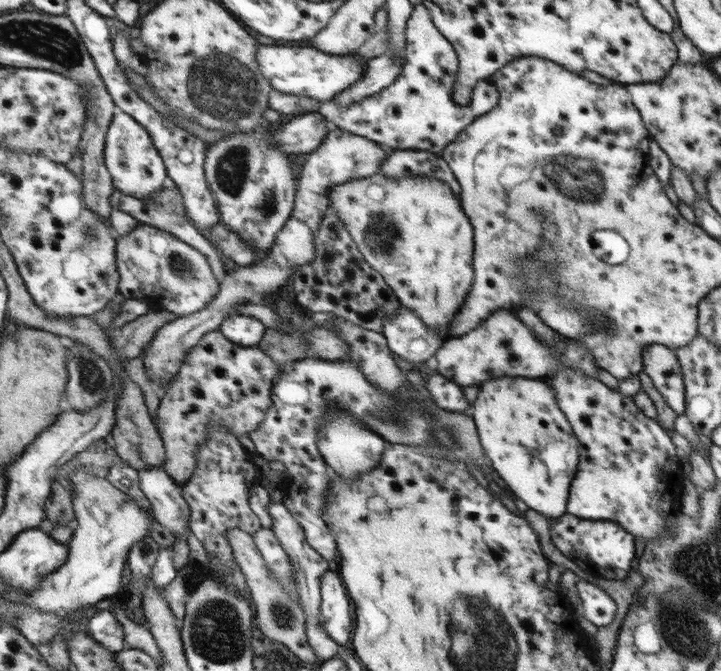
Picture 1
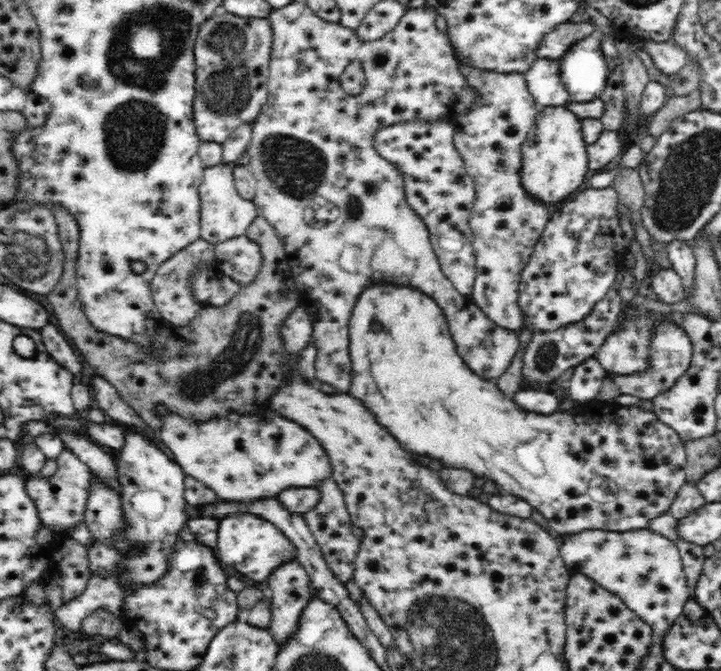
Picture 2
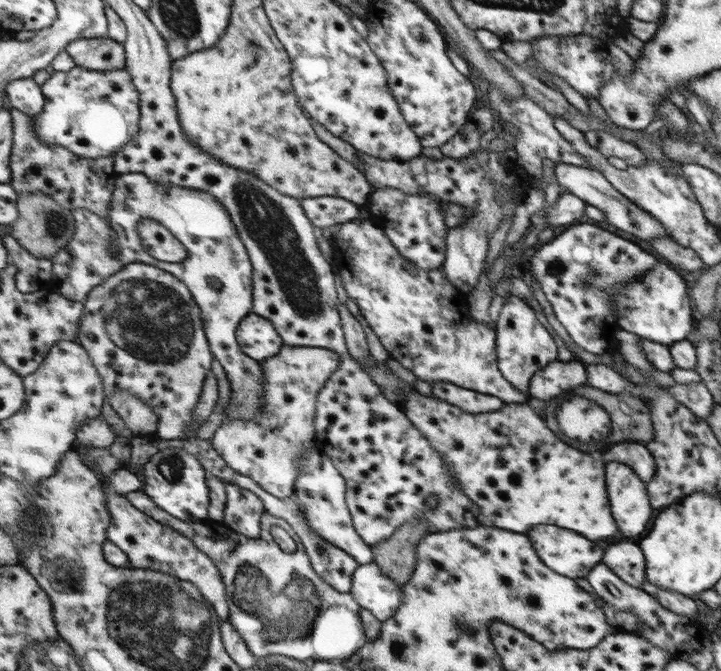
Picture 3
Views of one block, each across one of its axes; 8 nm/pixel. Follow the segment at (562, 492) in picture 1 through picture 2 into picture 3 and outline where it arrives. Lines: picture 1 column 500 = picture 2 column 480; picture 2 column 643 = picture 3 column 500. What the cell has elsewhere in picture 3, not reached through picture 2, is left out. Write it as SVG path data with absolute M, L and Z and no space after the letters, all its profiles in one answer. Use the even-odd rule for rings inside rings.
M412 387L408 388L408 392L411 397L407 398L403 413L446 460L447 470L458 480L456 483L463 494L475 502L475 506L486 516L486 524L524 535L534 525L555 524L575 530L577 534L583 534L591 540L601 540L617 532L609 516L603 484L603 462L555 437L526 403L503 403L494 412L470 414L433 396L421 395Z

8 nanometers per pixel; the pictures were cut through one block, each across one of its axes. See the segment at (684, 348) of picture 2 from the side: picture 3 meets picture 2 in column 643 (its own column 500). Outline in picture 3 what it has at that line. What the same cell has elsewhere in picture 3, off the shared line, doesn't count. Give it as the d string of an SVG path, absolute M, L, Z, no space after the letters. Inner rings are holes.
M356 217L341 224L337 236L333 236L329 243L333 254L331 265L339 273L347 297L357 304L361 316L390 358L412 372L417 379L428 383L449 382L467 390L499 397L503 403L526 402L527 395L511 386L498 368L494 324L481 324L471 319L465 294L451 287L443 270L422 270L422 267L403 258L382 228L375 226L370 219Z

